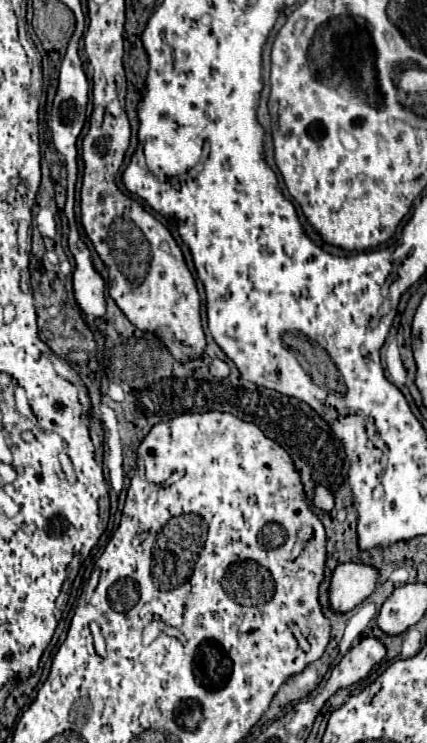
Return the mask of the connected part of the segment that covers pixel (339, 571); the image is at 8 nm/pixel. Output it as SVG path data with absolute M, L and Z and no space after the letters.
M339 564L331 578L329 606L337 612L349 612L361 604L375 588L379 570L369 564Z

